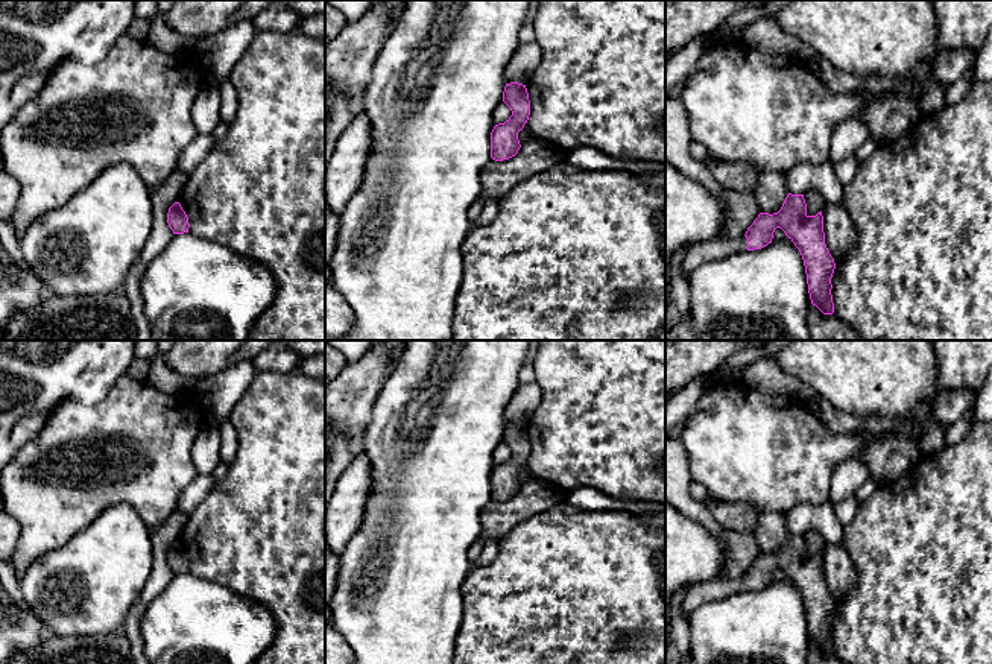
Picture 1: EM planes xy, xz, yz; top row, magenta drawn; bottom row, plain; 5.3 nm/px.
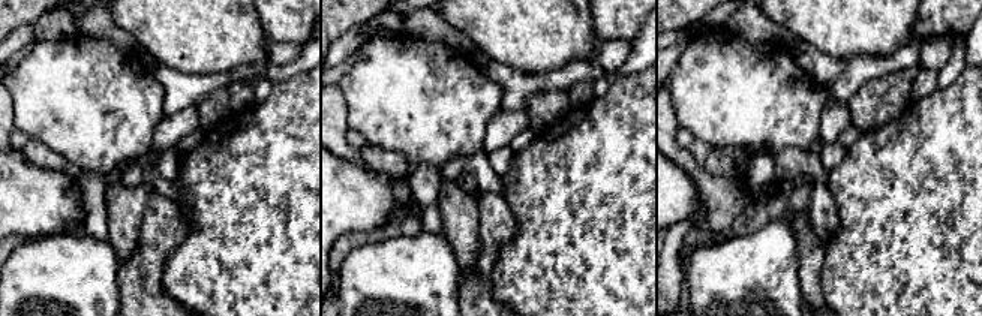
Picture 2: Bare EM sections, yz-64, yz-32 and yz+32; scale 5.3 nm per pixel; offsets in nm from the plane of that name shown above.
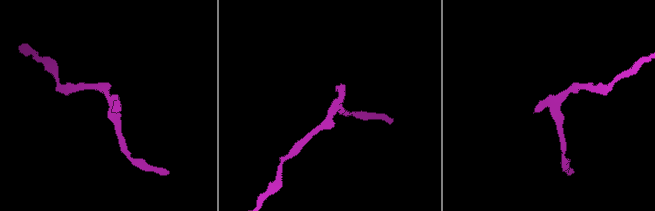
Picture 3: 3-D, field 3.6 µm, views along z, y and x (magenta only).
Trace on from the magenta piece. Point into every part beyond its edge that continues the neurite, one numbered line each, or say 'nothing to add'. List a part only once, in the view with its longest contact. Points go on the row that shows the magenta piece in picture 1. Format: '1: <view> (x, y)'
1: yz (701, 252)

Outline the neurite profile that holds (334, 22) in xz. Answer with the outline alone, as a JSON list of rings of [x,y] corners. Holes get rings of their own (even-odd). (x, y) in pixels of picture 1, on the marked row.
[[[325,3],[325,44],[334,40],[346,23],[348,21],[342,12]]]

